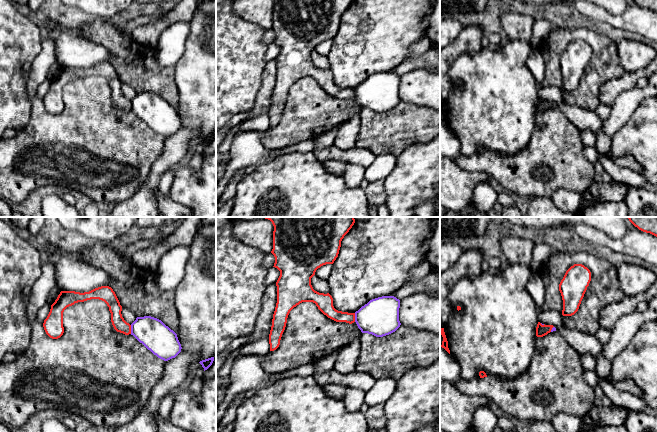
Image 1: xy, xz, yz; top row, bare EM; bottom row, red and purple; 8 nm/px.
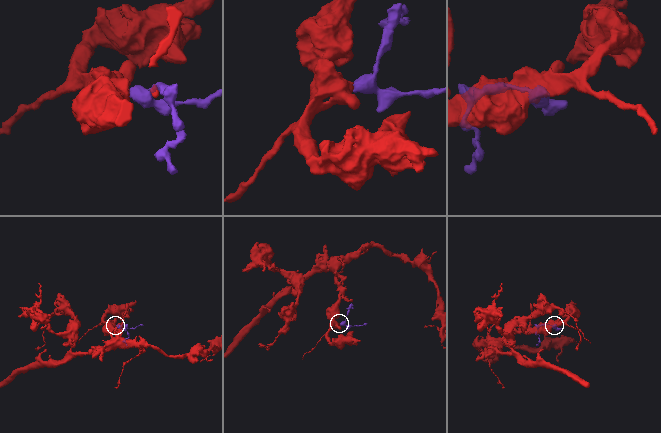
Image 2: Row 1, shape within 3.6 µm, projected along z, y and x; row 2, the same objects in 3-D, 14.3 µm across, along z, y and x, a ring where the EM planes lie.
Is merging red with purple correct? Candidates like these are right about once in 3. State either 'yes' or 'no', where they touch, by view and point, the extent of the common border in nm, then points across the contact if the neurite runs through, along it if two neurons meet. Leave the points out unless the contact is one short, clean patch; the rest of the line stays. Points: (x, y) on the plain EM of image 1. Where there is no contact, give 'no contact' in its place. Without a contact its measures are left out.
no; contact xy (130, 105); length 70 nm

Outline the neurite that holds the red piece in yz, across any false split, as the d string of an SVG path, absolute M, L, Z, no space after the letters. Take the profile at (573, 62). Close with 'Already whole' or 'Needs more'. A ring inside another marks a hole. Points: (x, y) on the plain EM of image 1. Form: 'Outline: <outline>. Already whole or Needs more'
Outline: M574 40L566 47L559 60L563 92L572 92L578 87L590 57L591 48L582 40Z. Already whole

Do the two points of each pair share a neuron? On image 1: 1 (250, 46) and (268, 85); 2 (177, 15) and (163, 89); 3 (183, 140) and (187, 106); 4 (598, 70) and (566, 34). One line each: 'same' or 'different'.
1: different
2: different
3: same
4: same

